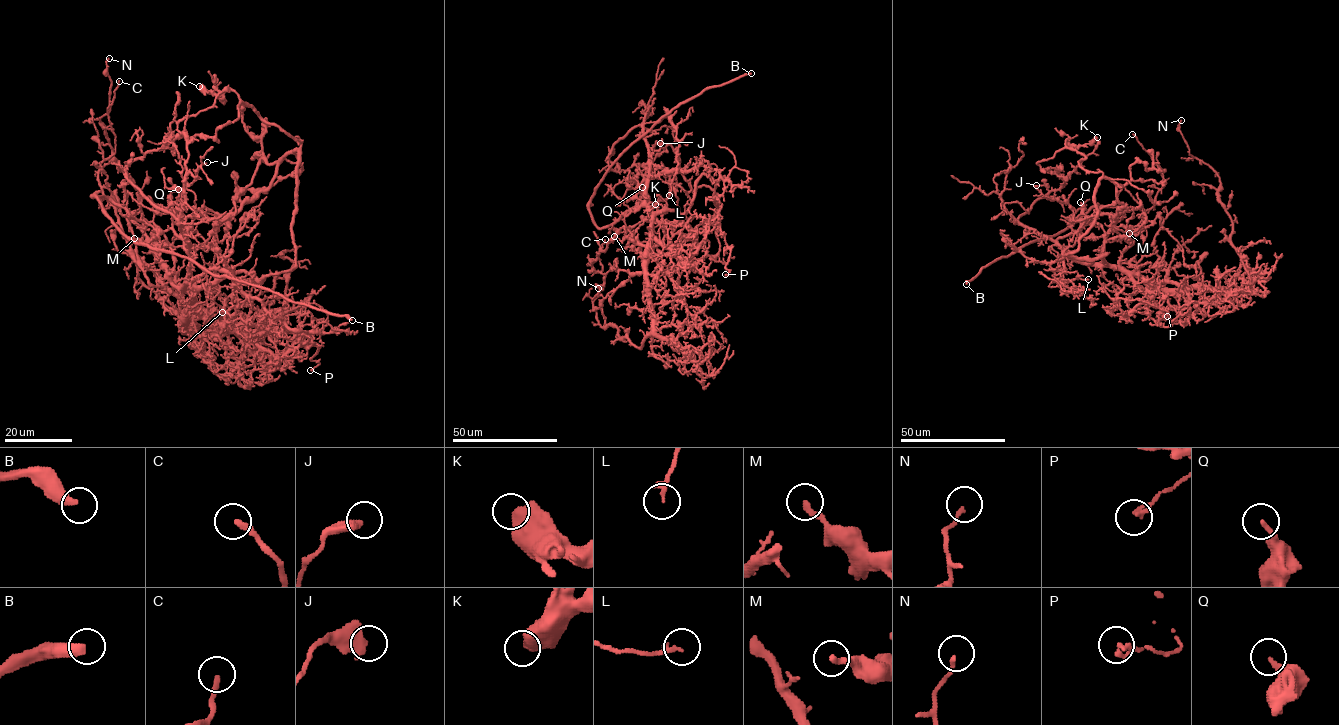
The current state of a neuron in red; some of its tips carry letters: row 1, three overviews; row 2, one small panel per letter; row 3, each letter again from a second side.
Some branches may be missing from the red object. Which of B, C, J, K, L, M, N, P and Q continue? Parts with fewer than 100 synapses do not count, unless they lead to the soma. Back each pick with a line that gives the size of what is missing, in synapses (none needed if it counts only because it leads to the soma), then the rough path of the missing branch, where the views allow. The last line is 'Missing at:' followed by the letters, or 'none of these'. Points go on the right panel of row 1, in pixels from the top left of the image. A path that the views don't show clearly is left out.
B: Course of what is missing: (966, 284), (960, 284), (951, 276), (952, 264), (946, 246), (929, 231), (897, 224)
Missing at: B

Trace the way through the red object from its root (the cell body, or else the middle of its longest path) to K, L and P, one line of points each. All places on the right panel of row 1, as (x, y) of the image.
K: (1103, 266), (1106, 254), (1067, 255), (1095, 219), (1103, 173), (1083, 169), (1085, 157), (1065, 140), (1097, 137)
L: (1103, 266), (1078, 263), (1065, 252), (1050, 265), (1057, 280), (1069, 282), (1088, 279)
P: (1103, 266), (1117, 266), (1151, 294), (1123, 312), (1118, 298), (1140, 299), (1167, 316)

